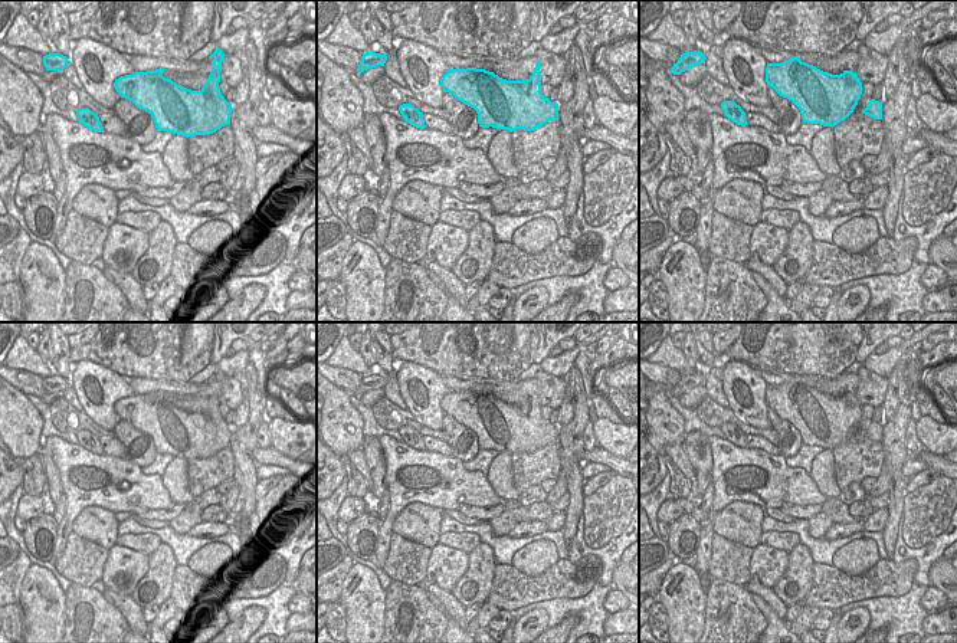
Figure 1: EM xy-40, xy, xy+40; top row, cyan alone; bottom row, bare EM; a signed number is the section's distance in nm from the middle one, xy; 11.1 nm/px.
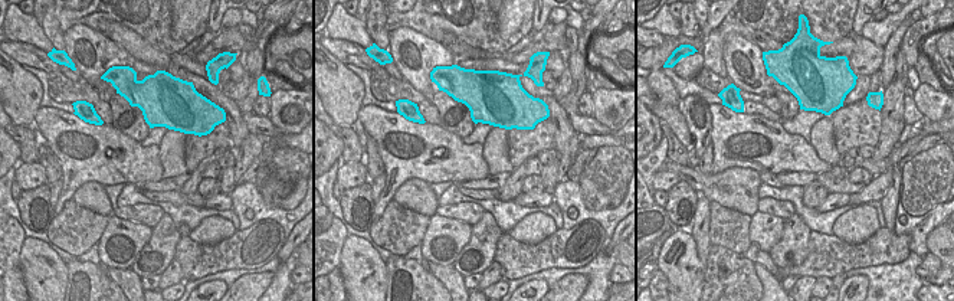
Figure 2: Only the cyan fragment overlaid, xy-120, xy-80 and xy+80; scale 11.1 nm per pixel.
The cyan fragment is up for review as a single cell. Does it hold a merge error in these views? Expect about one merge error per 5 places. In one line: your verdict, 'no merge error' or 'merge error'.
no merge error

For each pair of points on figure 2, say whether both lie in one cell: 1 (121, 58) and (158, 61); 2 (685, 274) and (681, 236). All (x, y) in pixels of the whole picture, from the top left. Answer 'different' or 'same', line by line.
1: different
2: same

